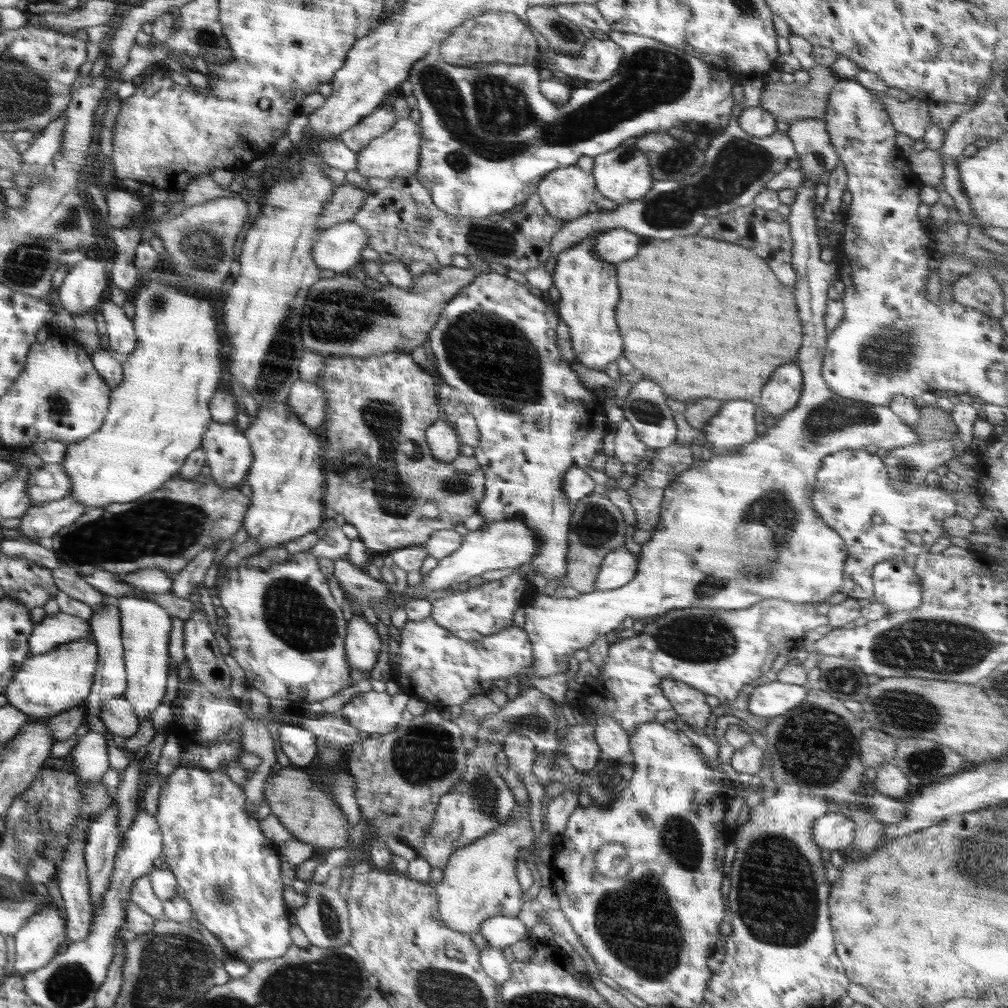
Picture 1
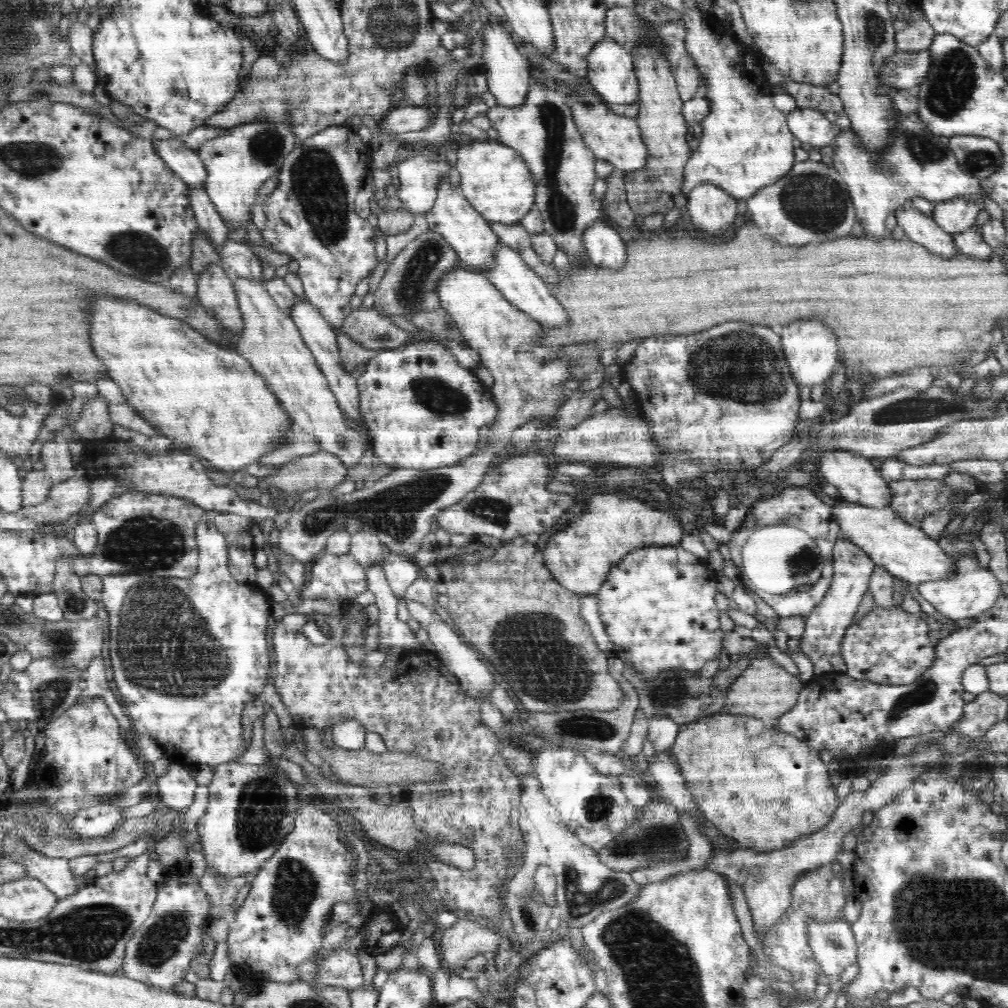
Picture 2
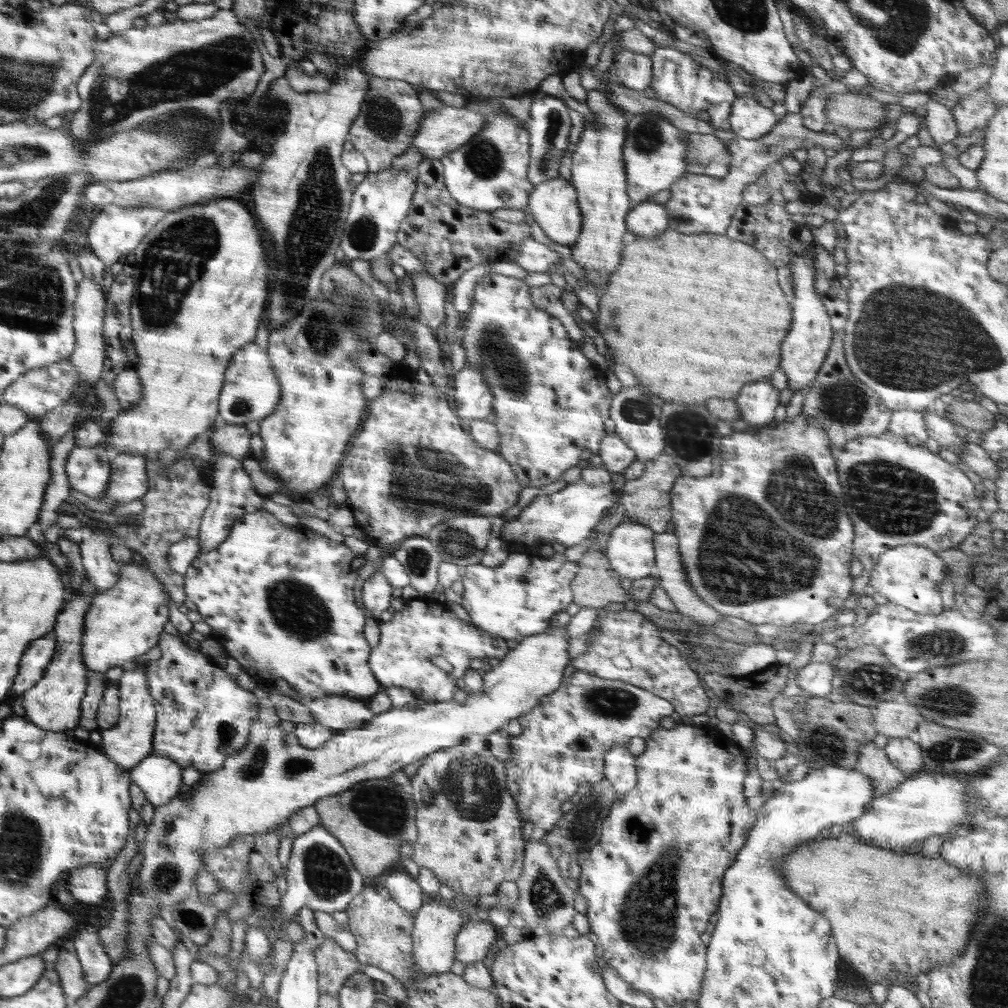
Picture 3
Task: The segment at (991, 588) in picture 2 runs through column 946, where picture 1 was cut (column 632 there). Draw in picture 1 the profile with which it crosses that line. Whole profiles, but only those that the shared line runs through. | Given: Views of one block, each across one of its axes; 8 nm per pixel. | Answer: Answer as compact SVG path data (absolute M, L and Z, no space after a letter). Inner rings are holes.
M806 118L806 120L796 120L796 122L789 122L788 126L788 137L790 141L794 143L794 149L796 149L796 159L800 161L800 170L802 173L808 177L806 182L802 183L797 188L797 197L795 201L789 206L791 208L790 214L787 217L788 224L790 225L791 238L793 242L793 257L791 265L794 267L794 272L796 273L796 282L792 287L794 294L796 294L796 304L798 304L798 314L800 314L800 320L802 322L802 332L804 334L802 339L802 344L797 356L797 365L801 368L804 386L802 387L802 392L800 398L798 399L797 405L789 410L784 416L780 416L778 422L773 427L767 428L763 434L758 435L750 444L745 444L741 446L737 452L734 454L719 454L718 456L713 456L710 460L697 460L693 465L686 471L679 474L674 482L671 482L664 491L664 498L662 501L660 520L654 528L653 535L644 544L641 544L641 551L638 554L638 568L636 576L633 580L630 580L628 584L624 585L620 589L610 590L610 591L594 591L581 594L579 598L553 598L552 596L546 596L545 594L536 594L533 601L527 604L523 610L526 615L526 625L525 632L528 633L528 640L530 640L530 646L532 646L532 667L527 668L523 674L517 674L517 678L520 683L525 682L527 678L532 678L533 676L550 676L550 674L560 674L560 672L566 672L569 666L570 659L573 658L574 652L581 649L586 649L590 644L592 644L600 635L609 633L618 628L621 628L622 622L626 617L633 617L635 620L642 618L657 618L660 615L664 615L667 611L673 609L684 609L684 608L708 608L708 610L738 610L738 608L750 608L754 604L758 604L760 600L766 600L766 598L780 598L785 600L785 602L795 603L795 604L808 604L818 602L824 602L830 598L836 592L840 592L840 586L844 584L844 563L846 558L848 558L847 548L845 542L840 538L840 535L832 530L827 524L819 518L819 514L812 508L811 496L814 492L814 487L816 484L816 473L820 468L821 461L825 456L834 454L844 449L859 449L866 447L869 449L879 449L885 448L890 450L893 448L898 448L899 446L911 445L920 443L919 436L912 430L909 424L906 424L897 414L894 414L888 405L878 406L862 401L854 401L853 399L842 399L839 395L832 392L826 381L822 379L821 368L823 365L823 356L826 352L828 332L825 327L824 317L826 316L827 309L827 292L833 284L839 280L839 266L836 261L824 262L820 259L820 239L818 239L818 229L817 229L817 218L814 216L814 207L817 206L815 201L816 186L818 183L823 182L827 175L832 173L838 165L839 156L835 153L835 149L831 146L831 141L828 132L825 130L824 120L818 120L818 118Z

